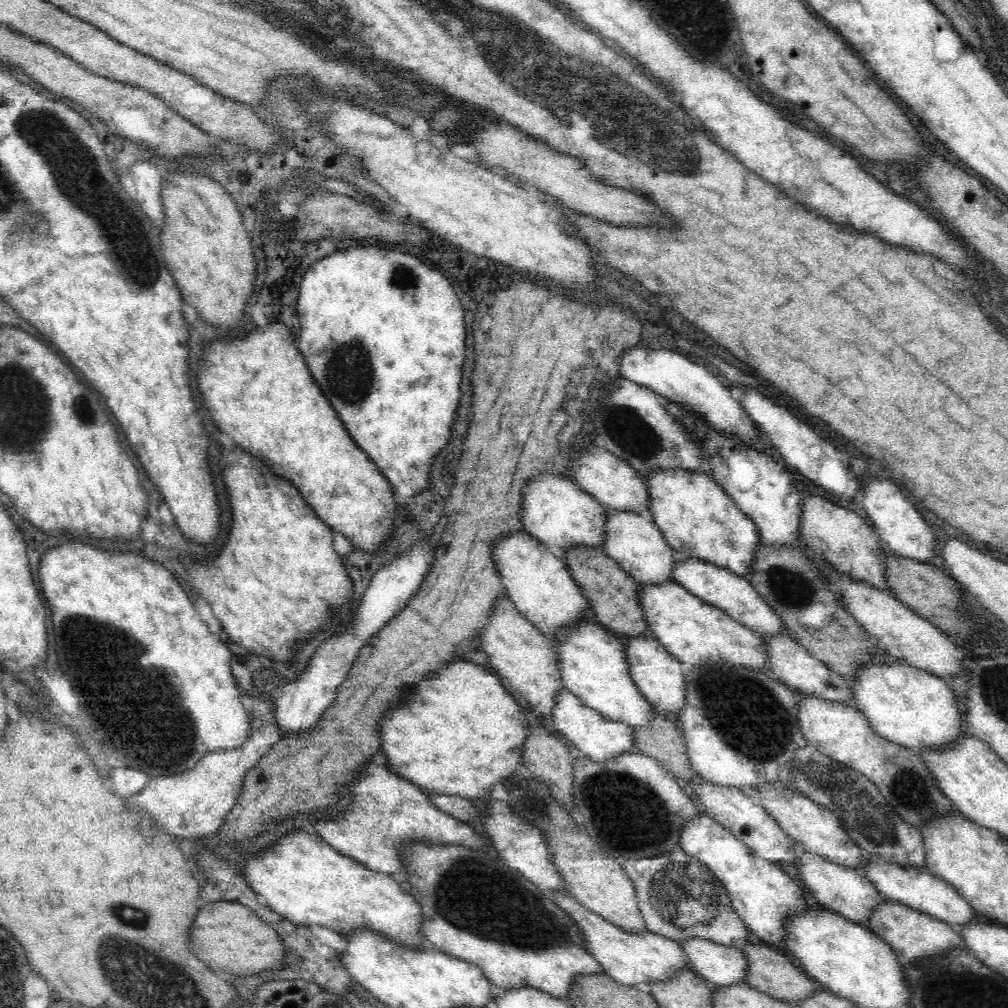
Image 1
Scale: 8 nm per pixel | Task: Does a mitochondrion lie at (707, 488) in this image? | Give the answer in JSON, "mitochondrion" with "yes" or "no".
{"mitochondrion":"no"}

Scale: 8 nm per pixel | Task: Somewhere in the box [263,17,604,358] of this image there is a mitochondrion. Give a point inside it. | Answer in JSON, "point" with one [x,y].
{"point":[403,277]}

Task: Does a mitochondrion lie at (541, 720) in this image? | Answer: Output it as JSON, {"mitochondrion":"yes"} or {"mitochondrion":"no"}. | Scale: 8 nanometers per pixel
{"mitochondrion":"no"}

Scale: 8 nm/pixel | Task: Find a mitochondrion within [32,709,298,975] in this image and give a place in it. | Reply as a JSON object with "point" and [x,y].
{"point":[131,916]}

